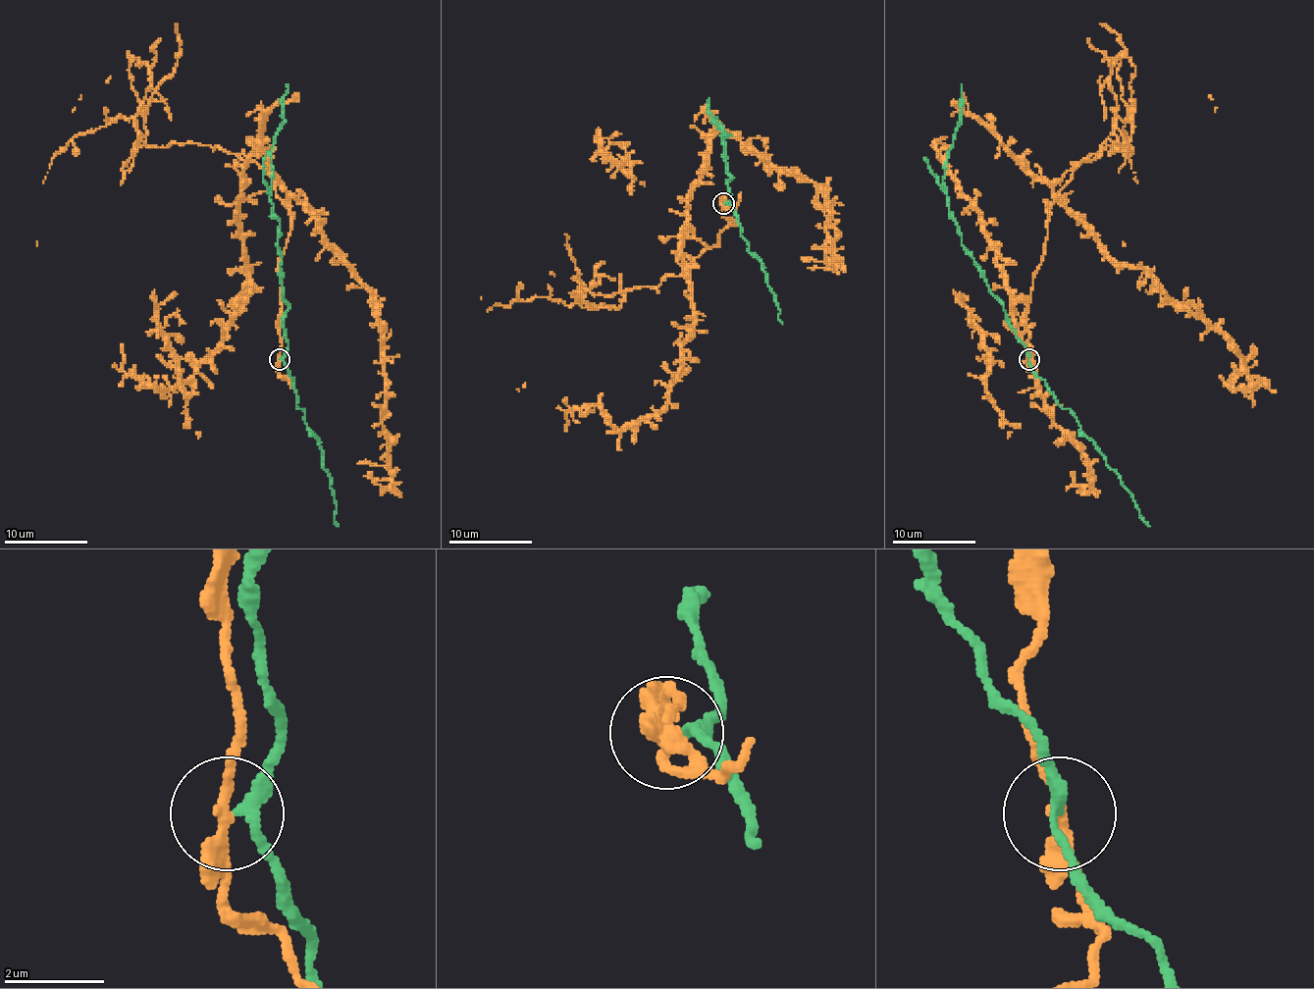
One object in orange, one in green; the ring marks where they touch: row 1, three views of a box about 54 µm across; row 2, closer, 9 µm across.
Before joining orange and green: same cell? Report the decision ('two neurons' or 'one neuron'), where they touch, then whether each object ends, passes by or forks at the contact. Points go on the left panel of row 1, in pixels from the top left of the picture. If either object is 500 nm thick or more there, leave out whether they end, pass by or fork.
two neurons; place (279, 359); orange passes by; green passes by

